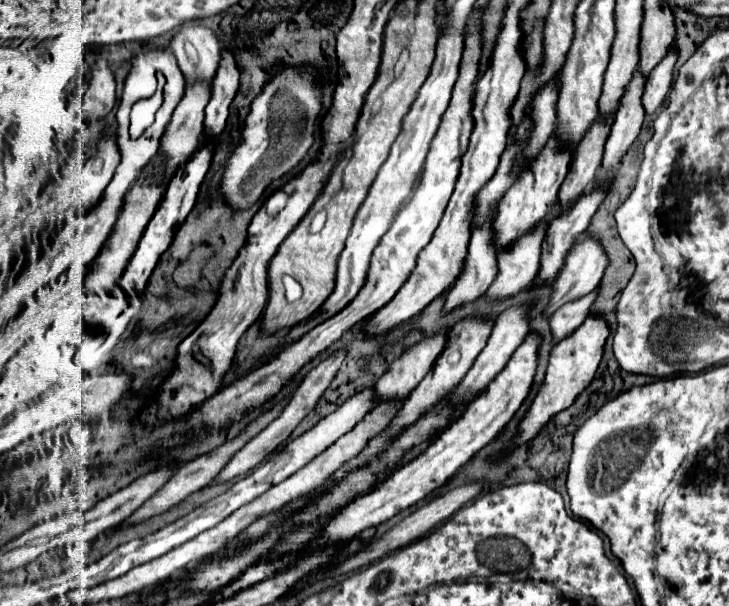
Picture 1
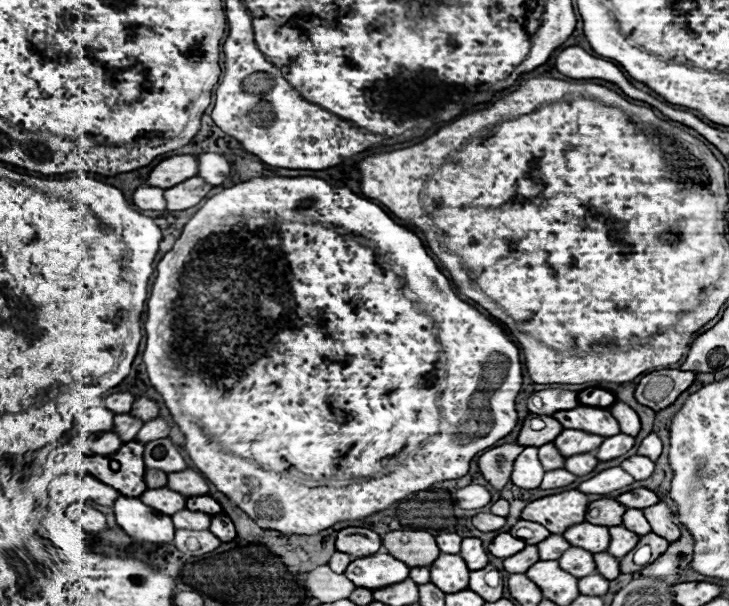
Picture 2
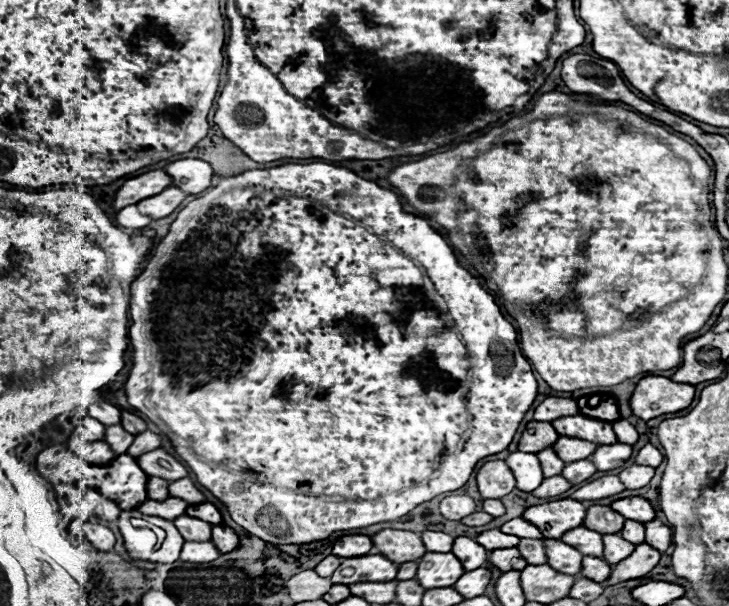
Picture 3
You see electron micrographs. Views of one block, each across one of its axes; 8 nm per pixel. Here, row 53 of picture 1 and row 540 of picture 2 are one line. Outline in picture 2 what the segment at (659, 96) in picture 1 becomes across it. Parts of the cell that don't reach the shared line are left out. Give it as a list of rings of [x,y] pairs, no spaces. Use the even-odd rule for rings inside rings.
[[[660,500],[652,508],[646,508],[644,516],[648,518],[652,532],[658,536],[664,536],[668,542],[676,542],[680,538],[680,526],[674,522],[674,512],[666,502]]]

